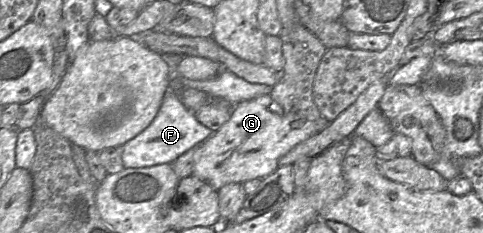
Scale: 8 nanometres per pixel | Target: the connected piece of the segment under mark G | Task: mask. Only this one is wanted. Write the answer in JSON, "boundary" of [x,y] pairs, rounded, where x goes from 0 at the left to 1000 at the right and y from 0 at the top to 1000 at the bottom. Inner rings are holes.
{"boundary":[[[551,403],[484,451],[474,515],[433,592],[412,622],[404,665],[400,751],[433,785],[449,824],[474,785],[507,785],[522,768],[542,768],[576,717],[578,682],[615,618],[660,571],[681,524],[665,502],[642,515],[621,481],[584,485],[582,455]]]}

